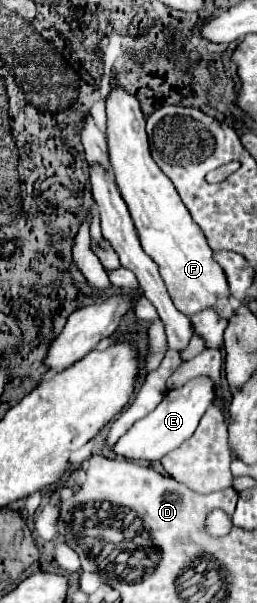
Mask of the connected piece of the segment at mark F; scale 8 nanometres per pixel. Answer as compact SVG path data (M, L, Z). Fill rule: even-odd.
M114 71L108 73L108 83L110 83L110 93L106 97L106 113L108 113L110 165L118 189L138 229L142 249L160 267L160 275L176 309L180 309L188 317L192 317L202 309L214 309L222 319L230 321L236 315L236 303L232 305L232 295L224 269L214 261L214 251L210 249L202 229L192 221L172 181L154 163L150 155L148 135L144 129L146 119L140 111L138 99L134 95L128 95L114 81Z

